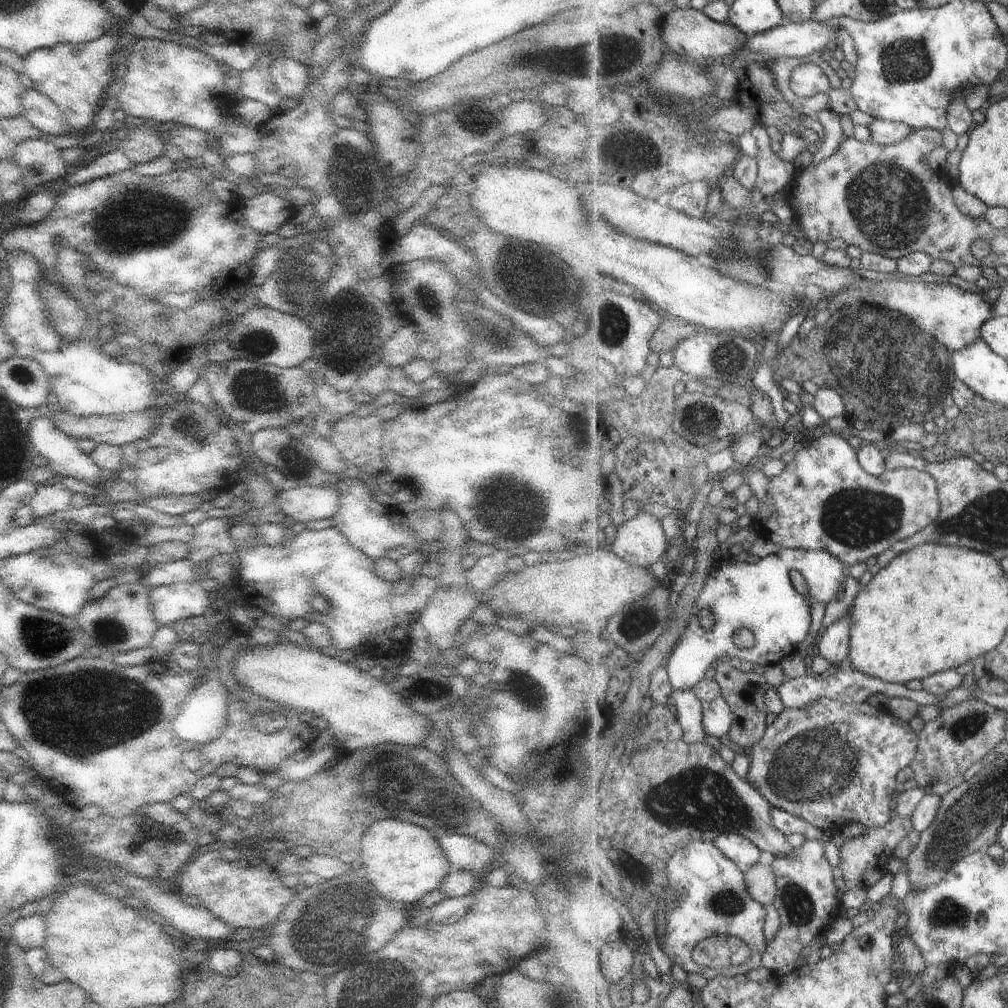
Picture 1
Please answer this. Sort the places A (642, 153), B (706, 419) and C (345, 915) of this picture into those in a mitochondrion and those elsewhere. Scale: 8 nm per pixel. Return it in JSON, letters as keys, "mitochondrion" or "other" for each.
{"A":"mitochondrion","B":"mitochondrion","C":"mitochondrion"}

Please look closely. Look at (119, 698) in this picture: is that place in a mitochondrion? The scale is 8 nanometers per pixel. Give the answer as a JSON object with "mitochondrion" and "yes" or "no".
{"mitochondrion":"yes"}

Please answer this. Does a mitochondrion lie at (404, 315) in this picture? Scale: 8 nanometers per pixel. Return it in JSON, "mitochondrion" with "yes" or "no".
{"mitochondrion":"no"}

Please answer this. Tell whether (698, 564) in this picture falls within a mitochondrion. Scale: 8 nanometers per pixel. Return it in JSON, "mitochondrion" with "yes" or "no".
{"mitochondrion":"no"}

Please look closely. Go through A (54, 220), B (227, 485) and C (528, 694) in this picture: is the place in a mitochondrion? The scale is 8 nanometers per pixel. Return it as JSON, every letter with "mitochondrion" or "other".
{"A":"other","B":"other","C":"mitochondrion"}

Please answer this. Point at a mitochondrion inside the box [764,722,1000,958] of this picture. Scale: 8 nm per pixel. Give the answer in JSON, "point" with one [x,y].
{"point":[951,839]}

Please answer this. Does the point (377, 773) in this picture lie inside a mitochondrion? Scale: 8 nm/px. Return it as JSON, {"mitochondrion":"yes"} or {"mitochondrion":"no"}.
{"mitochondrion":"yes"}

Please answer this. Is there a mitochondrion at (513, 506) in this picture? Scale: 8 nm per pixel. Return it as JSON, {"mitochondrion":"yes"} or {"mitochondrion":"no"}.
{"mitochondrion":"yes"}

